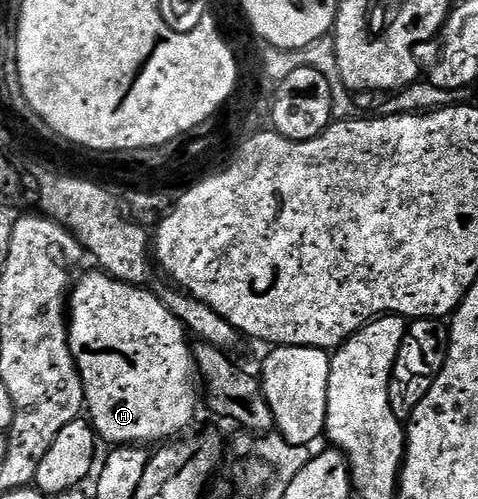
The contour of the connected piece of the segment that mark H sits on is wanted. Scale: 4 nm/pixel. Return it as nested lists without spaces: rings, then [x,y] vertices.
[[[103,271],[95,272],[86,274],[81,281],[79,278],[73,284],[70,290],[70,320],[68,322],[68,346],[72,348],[72,358],[76,361],[76,370],[80,373],[80,378],[84,384],[87,420],[96,430],[96,436],[101,442],[113,441],[111,444],[116,447],[148,447],[151,446],[151,441],[164,443],[169,439],[179,438],[183,434],[180,432],[196,417],[196,401],[198,405],[196,360],[192,358],[189,334],[182,322],[153,295],[151,289],[139,285],[128,285],[125,281],[116,281]]]

